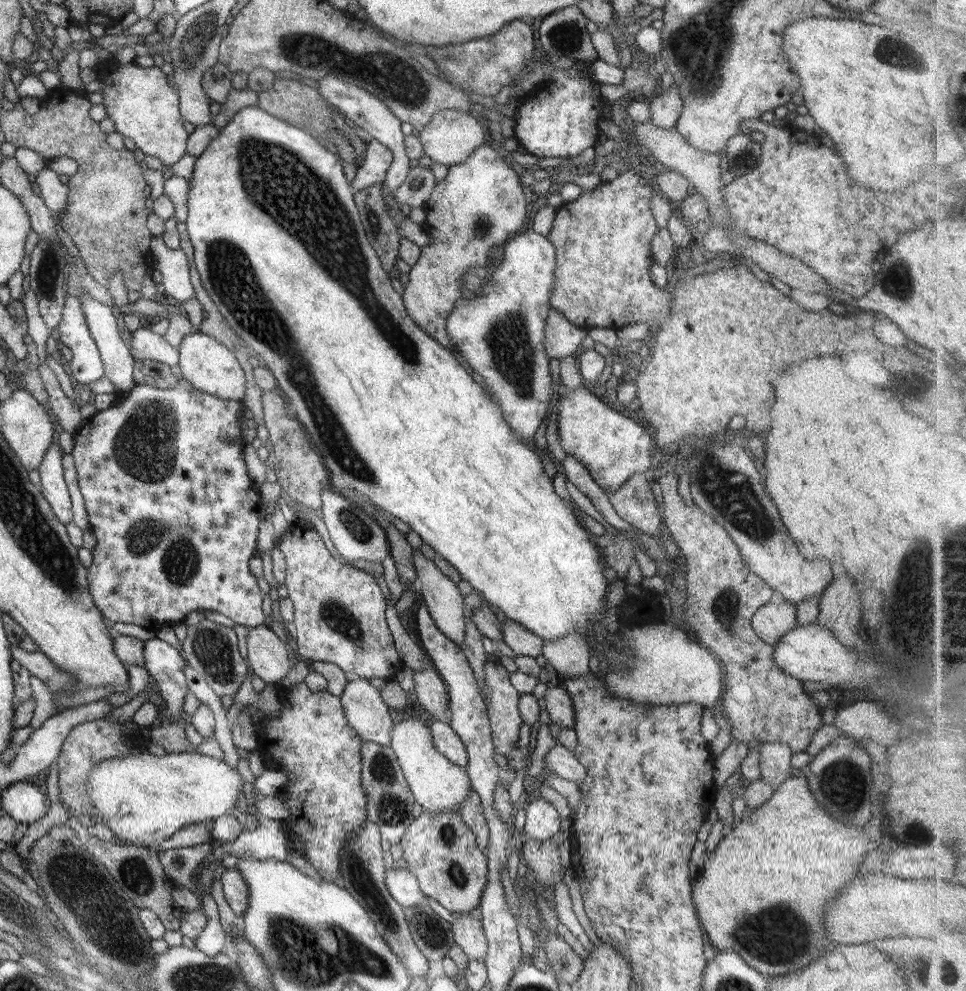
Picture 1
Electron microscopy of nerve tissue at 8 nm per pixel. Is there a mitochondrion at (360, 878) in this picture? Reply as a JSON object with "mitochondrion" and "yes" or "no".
{"mitochondrion":"yes"}

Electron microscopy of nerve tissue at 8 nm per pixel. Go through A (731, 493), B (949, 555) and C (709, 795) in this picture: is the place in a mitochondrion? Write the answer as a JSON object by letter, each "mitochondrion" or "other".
{"A":"mitochondrion","B":"mitochondrion","C":"other"}

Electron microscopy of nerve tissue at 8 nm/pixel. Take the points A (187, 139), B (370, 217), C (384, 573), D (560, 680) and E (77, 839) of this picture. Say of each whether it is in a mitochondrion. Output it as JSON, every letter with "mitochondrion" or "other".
{"A":"other","B":"mitochondrion","C":"other","D":"other","E":"other"}

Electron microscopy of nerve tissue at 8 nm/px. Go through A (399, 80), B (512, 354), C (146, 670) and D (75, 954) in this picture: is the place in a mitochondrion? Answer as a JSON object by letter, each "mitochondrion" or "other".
{"A":"mitochondrion","B":"mitochondrion","C":"other","D":"other"}

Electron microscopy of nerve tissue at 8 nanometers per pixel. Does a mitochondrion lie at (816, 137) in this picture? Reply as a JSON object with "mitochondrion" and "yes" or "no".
{"mitochondrion":"no"}

